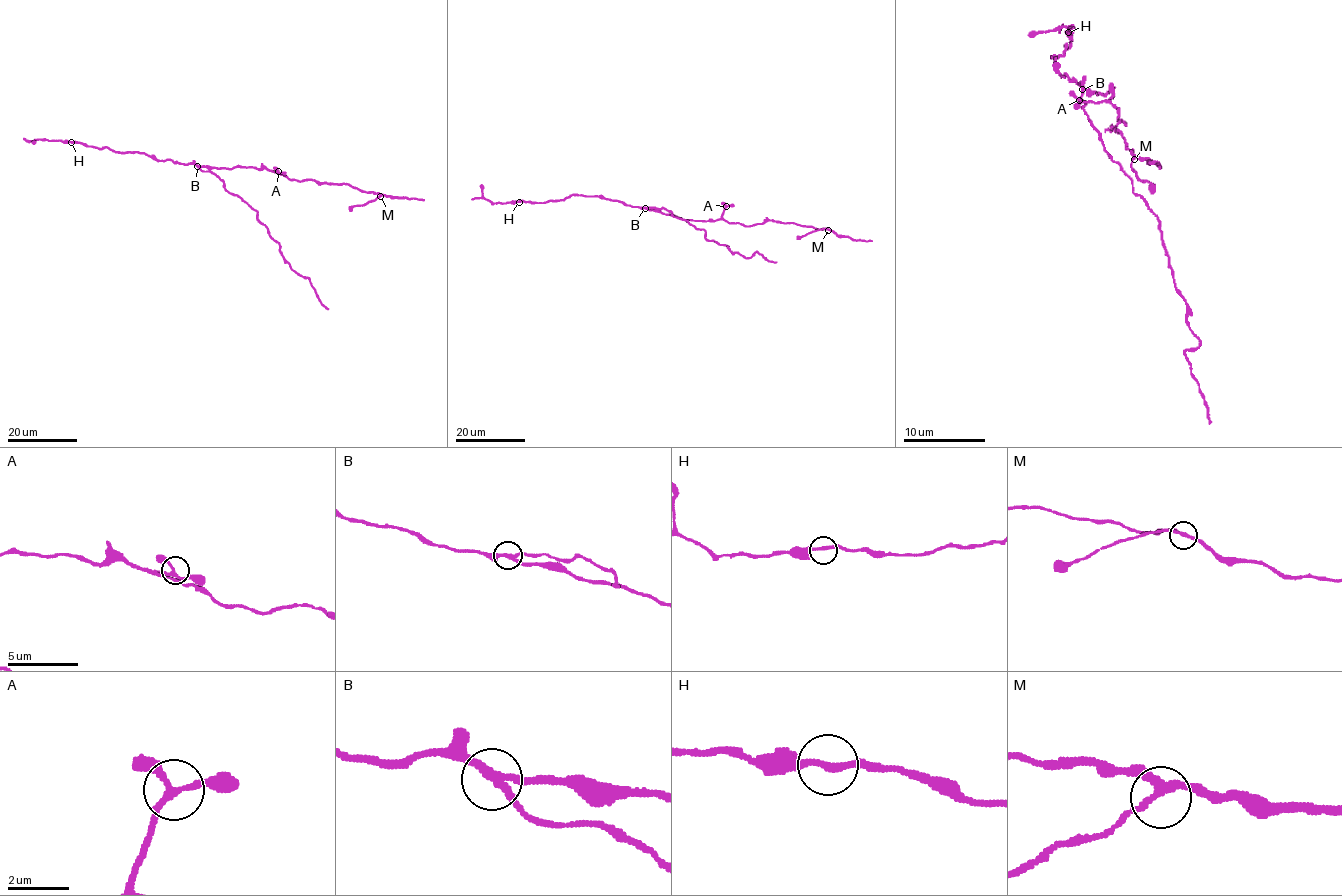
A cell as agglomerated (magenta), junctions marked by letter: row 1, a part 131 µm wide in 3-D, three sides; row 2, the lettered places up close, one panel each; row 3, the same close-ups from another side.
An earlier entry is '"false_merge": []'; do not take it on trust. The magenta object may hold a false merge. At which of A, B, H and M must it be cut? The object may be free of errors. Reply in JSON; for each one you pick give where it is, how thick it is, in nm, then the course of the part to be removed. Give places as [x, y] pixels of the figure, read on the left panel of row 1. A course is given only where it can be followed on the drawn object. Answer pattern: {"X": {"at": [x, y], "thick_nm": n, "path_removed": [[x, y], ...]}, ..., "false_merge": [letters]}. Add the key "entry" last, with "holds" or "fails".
{"B": {"at": [197, 166], "thick_nm": 220, "path_removed": [[197, 166], [212, 171], [257, 212], [284, 260], [309, 279], [328, 309]]}, "false_merge": ["B"], "entry": "fails"}

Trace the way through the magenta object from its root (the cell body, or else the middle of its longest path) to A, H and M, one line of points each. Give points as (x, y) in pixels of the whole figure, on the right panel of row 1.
A: (1087, 89), (1097, 94), (1105, 94), (1109, 89), (1113, 96), (1099, 102), (1079, 100)
H: (1087, 89), (1062, 75), (1052, 57), (1066, 51), (1068, 32)
M: (1087, 89), (1113, 94), (1109, 100), (1126, 124), (1120, 120), (1111, 128), (1122, 132), (1134, 159)

